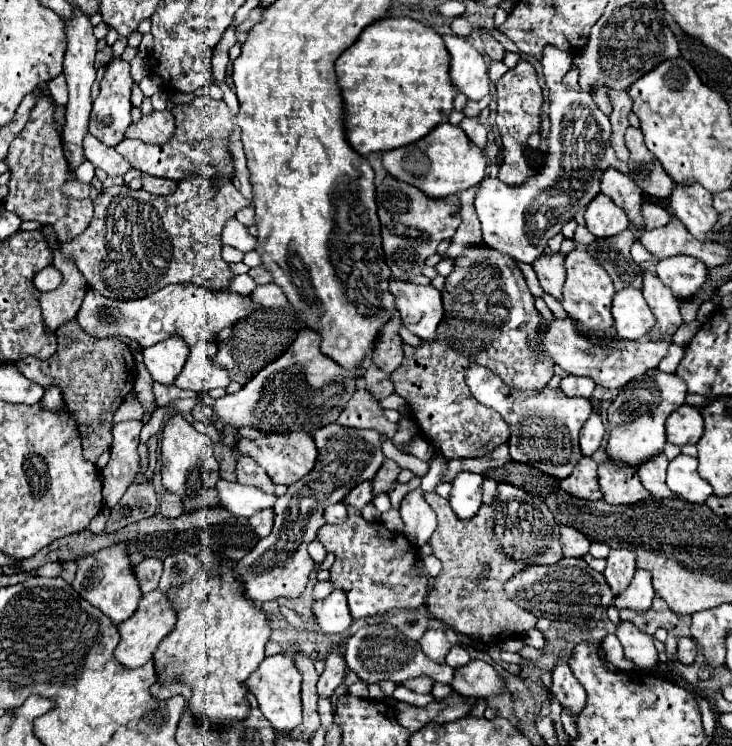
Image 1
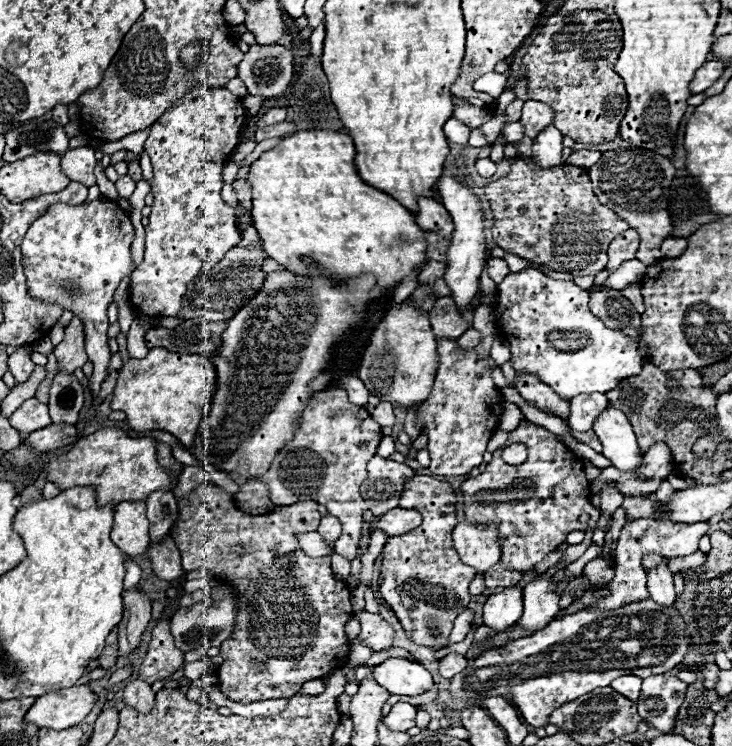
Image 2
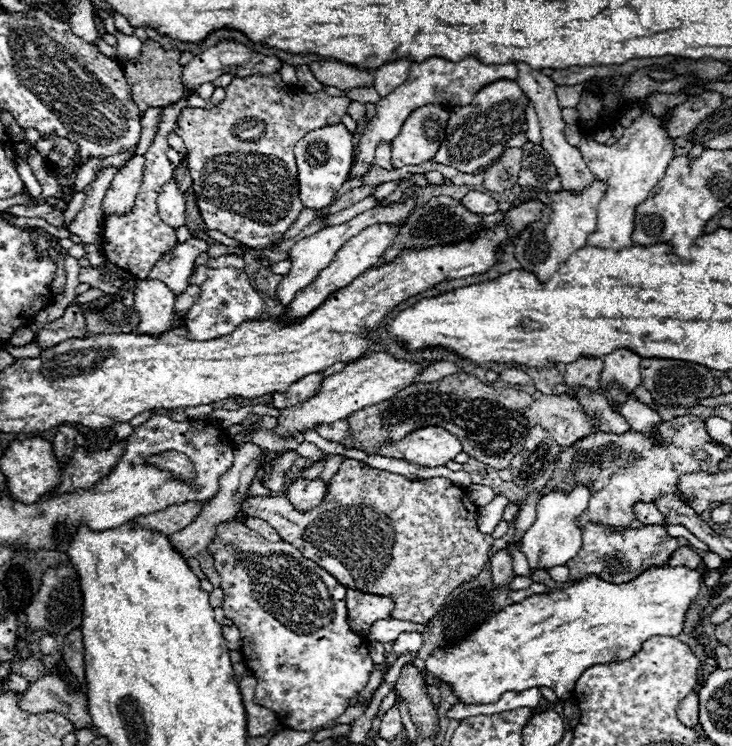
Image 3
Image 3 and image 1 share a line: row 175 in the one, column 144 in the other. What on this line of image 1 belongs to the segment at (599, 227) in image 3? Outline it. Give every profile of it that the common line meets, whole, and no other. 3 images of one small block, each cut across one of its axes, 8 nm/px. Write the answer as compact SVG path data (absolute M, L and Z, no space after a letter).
M150 590L150 592L142 594L138 610L134 612L134 616L130 616L126 622L122 622L118 626L120 642L114 650L116 662L124 668L144 666L148 660L152 660L152 654L158 648L158 644L174 630L174 624L176 624L176 614L170 608L170 600L160 590Z

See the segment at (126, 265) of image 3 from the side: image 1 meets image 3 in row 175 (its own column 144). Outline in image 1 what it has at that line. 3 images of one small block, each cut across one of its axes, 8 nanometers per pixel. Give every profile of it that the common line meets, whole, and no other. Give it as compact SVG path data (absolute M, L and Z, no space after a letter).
M208 94L198 96L190 104L180 104L172 112L176 116L176 134L162 146L156 144L144 144L140 140L122 140L116 146L116 152L122 154L132 168L138 168L144 174L150 176L160 176L160 178L170 178L170 180L182 180L192 174L202 174L206 178L230 172L234 172L232 164L232 154L228 146L228 134L232 130L232 116L228 112L228 106L224 100L214 100Z

